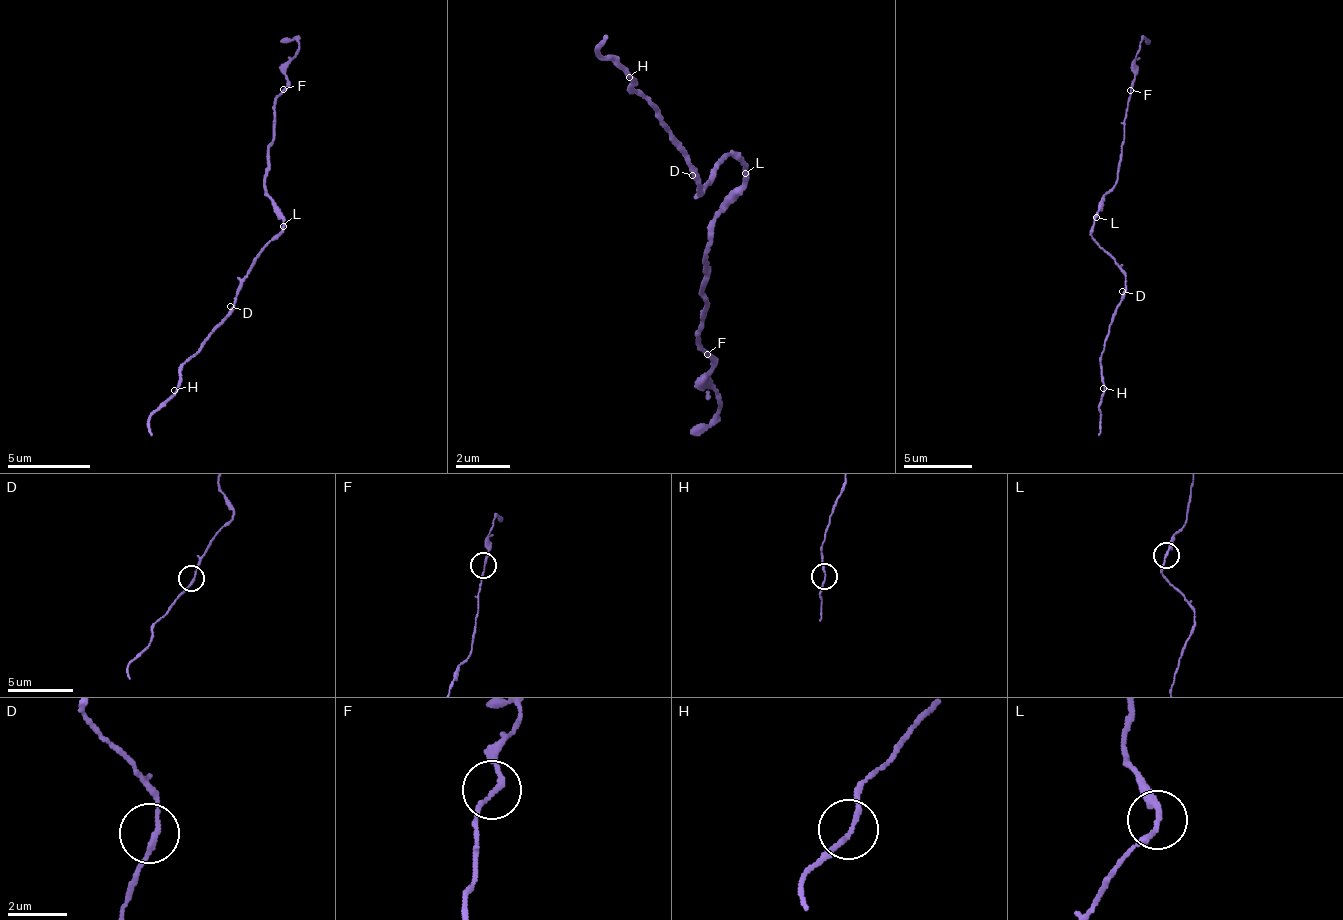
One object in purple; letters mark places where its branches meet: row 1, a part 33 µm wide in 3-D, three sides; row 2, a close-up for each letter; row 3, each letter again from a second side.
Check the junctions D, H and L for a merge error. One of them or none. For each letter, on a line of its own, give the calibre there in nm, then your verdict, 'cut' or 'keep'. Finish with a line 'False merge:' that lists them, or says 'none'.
D: calibre 140 nm; keep
H: calibre 150 nm; keep
L: calibre 180 nm; keep
False merge: none

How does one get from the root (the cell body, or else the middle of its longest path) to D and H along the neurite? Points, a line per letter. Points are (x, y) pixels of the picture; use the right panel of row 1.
D: (1094, 224), (1093, 236), (1126, 280), (1122, 291)
H: (1094, 224), (1093, 236), (1126, 280), (1126, 293), (1109, 325), (1107, 340), (1103, 345), (1103, 388)

